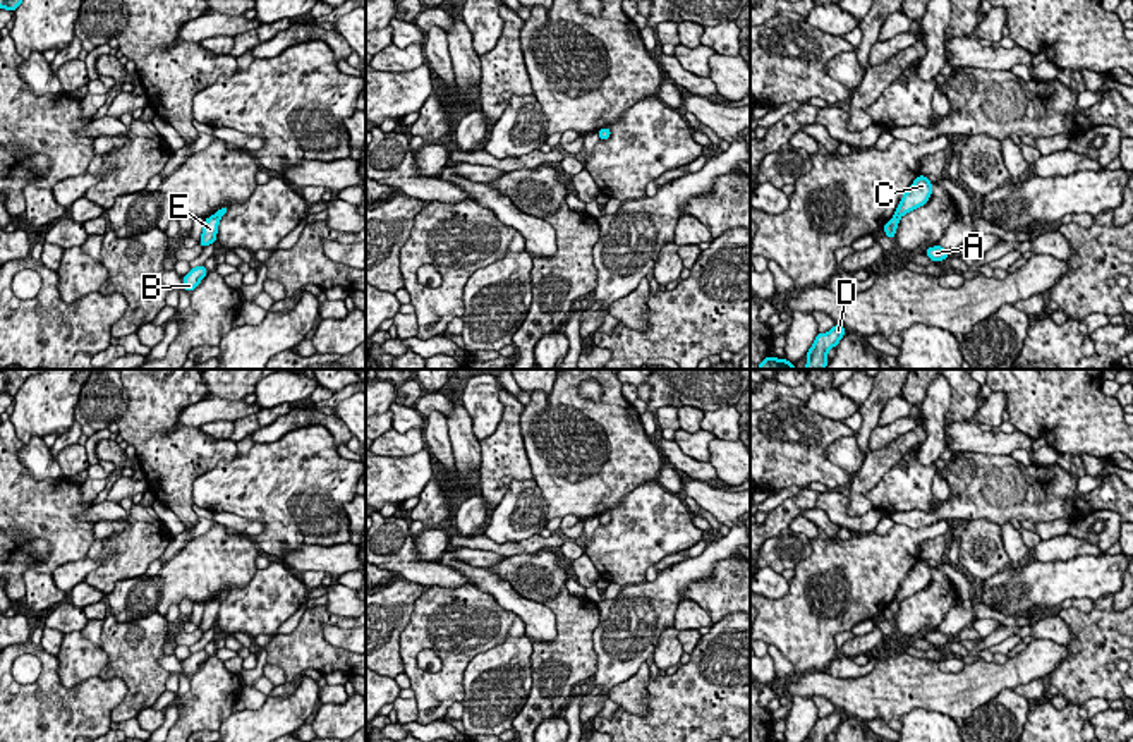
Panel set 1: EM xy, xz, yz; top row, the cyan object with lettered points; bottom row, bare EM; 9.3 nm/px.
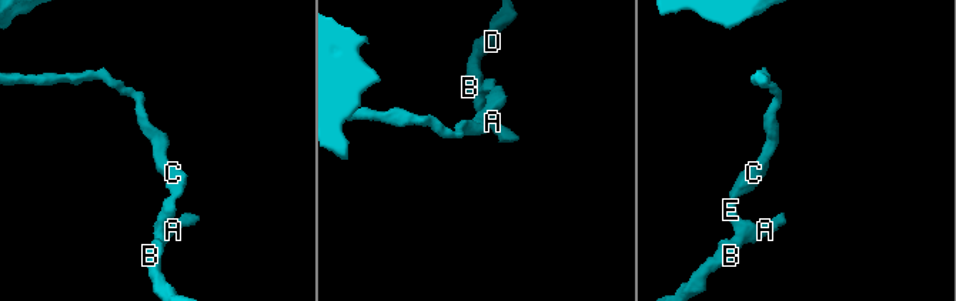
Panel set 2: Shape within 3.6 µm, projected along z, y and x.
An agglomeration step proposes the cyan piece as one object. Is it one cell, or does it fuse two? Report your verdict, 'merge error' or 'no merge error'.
merge error

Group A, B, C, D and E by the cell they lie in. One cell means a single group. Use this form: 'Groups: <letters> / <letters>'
Groups: A B D E / C

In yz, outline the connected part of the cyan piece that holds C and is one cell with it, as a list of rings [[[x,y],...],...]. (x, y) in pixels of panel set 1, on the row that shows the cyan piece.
[[[918,175],[910,189],[903,194],[898,208],[896,216],[903,216],[922,204],[925,204],[932,192],[932,182],[925,175]]]

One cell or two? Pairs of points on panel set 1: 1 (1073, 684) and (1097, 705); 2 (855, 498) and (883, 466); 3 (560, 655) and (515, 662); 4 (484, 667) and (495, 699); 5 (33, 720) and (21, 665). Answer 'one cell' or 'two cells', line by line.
1: two cells
2: one cell
3: two cells
4: one cell
5: two cells

